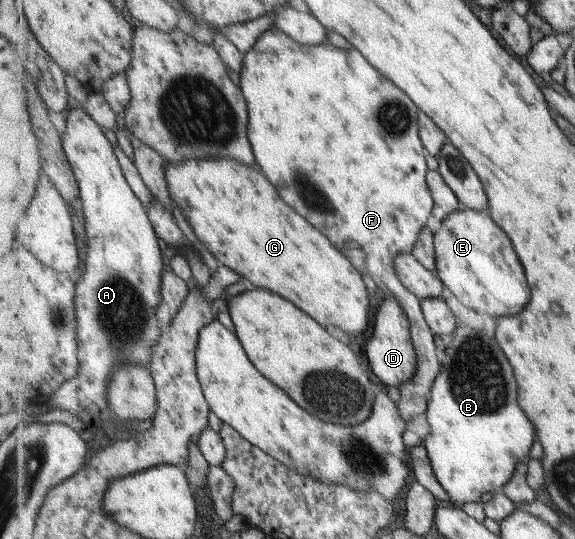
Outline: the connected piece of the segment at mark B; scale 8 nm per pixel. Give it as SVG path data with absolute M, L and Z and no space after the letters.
M468 325L459 326L454 332L453 344L447 348L447 356L443 362L443 373L434 382L430 392L429 406L426 412L430 424L424 447L441 483L455 506L463 506L467 502L481 502L483 494L503 492L510 481L516 466L523 460L529 460L529 450L533 446L533 426L519 410L517 402L517 380L513 376L513 368L503 354L497 340L489 334L477 332Z

